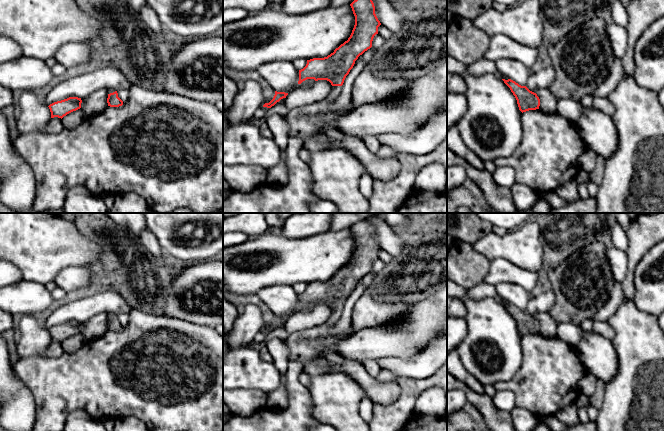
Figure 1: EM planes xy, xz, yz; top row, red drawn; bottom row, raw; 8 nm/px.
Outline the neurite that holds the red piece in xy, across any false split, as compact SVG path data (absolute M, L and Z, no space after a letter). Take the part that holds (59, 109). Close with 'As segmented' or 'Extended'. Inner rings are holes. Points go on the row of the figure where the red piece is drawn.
M69 97L67 99L54 102L48 106L51 112L51 118L58 117L62 119L67 114L80 109L81 103L82 100L78 97Z. As segmented

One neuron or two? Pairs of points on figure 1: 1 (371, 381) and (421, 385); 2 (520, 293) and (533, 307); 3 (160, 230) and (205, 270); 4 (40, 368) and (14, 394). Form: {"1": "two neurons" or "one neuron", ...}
{"1": "two neurons", "2": "two neurons", "3": "two neurons", "4": "two neurons"}

